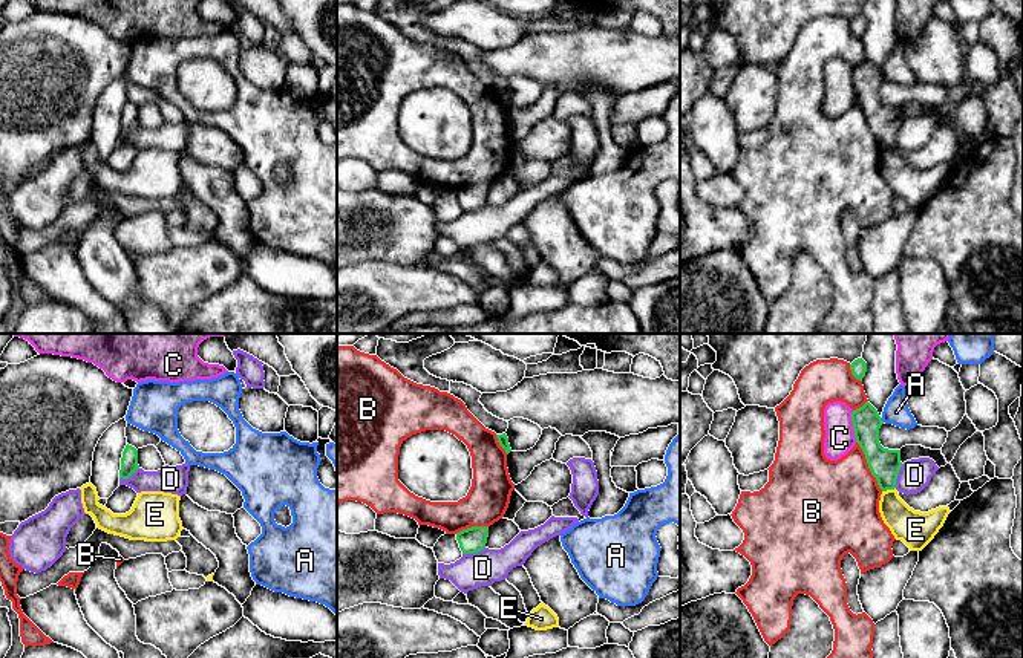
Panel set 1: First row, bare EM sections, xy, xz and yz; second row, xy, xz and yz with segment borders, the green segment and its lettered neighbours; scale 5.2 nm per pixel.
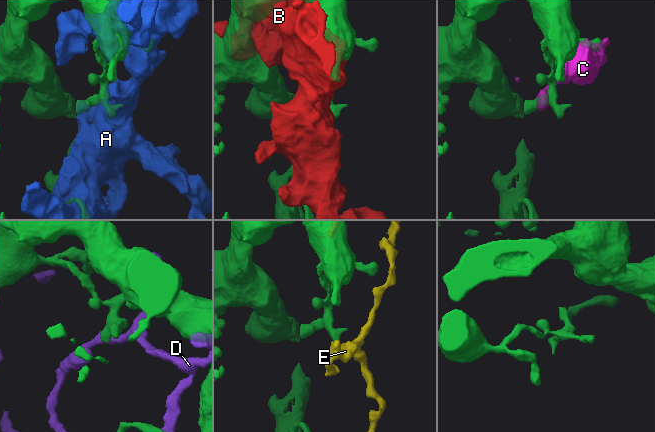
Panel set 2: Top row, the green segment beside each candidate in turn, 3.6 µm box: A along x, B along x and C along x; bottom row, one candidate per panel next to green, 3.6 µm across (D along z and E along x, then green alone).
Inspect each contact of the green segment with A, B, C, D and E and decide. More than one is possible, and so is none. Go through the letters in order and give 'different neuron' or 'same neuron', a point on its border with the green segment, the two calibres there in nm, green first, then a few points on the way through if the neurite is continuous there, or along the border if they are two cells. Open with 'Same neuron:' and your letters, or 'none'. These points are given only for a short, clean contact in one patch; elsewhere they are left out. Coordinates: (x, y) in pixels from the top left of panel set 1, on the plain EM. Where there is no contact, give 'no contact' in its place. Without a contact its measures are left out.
Same neuron: none
A: different neuron; contact yz (881, 77); calibres 160 and 140 nm
B: different neuron; contact yz (869, 123); calibres 160 and 440 nm
C: different neuron; contact yz (853, 83); calibres 160 and 160 nm
D: different neuron; contact yz (896, 133); calibres 160 and 170 nm
E: different neuron; contact yz (888, 146); calibres 160 and 190 nm; border yz (895, 144), (882, 149)

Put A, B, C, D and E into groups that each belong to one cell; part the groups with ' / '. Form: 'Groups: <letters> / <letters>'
Groups: A / B / C / D / E

